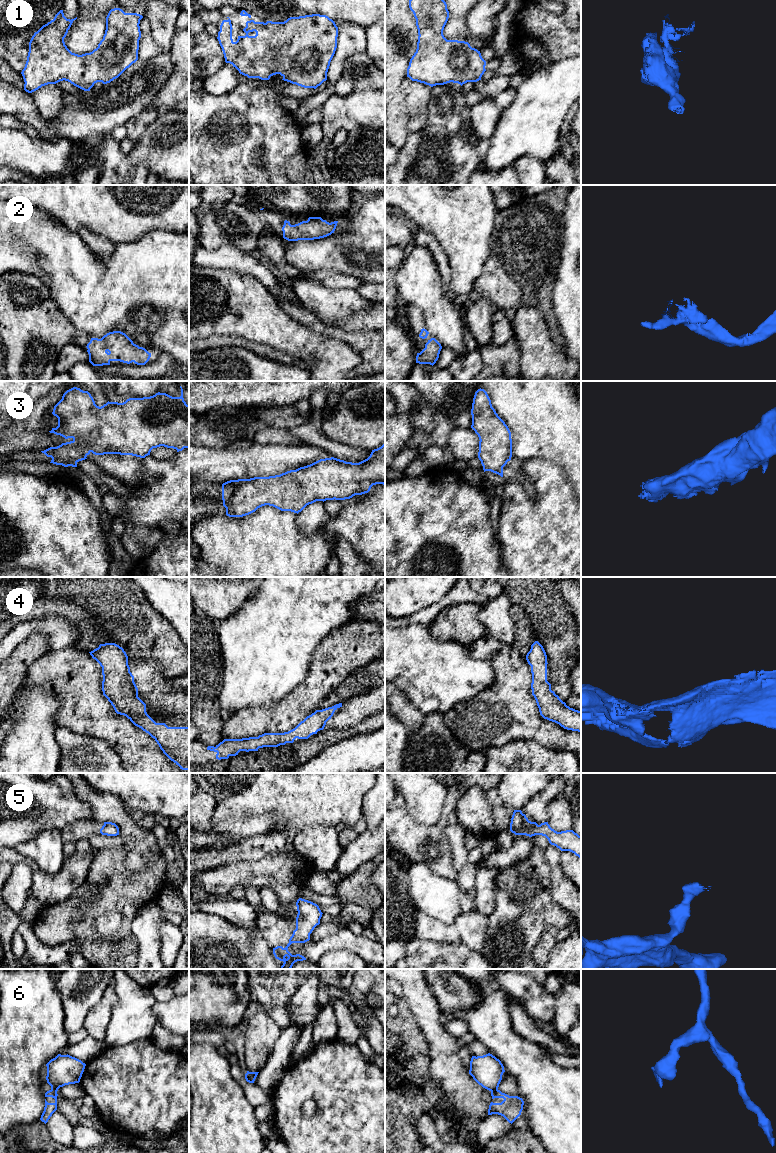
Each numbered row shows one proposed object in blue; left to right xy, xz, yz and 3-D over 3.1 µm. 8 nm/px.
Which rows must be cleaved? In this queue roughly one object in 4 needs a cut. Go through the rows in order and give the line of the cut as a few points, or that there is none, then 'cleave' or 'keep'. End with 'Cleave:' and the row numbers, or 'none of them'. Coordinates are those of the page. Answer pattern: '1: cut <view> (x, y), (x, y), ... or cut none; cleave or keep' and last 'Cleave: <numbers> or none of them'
1: cut none; keep
2: cut none; keep
3: cut none; keep
4: cut none; keep
5: cut none; keep
6: cut yz (497, 1089), (491, 1091); cleave
Cleave: 6

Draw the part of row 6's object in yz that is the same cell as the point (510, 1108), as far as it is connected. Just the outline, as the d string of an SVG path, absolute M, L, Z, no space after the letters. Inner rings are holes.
M500 1090L491 1091L492 1099L503 1098L501 1103L491 1102L488 1115L498 1114L503 1116L509 1123L513 1123L523 1110L524 1101L518 1096L509 1096Z

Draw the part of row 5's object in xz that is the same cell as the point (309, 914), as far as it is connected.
M302 898L297 900L296 906L298 911L296 929L293 931L289 943L285 948L282 946L273 948L275 958L284 962L280 969L291 969L295 962L306 960L300 954L292 955L288 951L288 947L292 943L305 943L309 941L310 934L320 924L320 919L323 914L317 904Z

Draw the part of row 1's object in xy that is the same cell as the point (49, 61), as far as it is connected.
M120 8L111 9L106 17L105 34L98 47L90 53L78 55L72 53L64 42L68 30L77 17L67 19L63 10L60 10L53 20L34 33L29 42L27 61L21 72L25 82L24 90L32 93L42 86L56 84L63 80L84 91L90 91L97 82L110 83L138 60L141 38L139 24L142 18L140 14L125 13Z

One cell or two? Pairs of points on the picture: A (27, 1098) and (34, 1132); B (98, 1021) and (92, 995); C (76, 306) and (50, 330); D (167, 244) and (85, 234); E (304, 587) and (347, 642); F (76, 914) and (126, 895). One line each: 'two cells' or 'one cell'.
A: two cells
B: two cells
C: two cells
D: two cells
E: two cells
F: one cell

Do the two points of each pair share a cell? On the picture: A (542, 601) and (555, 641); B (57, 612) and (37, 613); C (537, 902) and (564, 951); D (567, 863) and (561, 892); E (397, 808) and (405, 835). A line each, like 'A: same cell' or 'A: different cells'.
A: same cell
B: same cell
C: different cells
D: different cells
E: same cell

